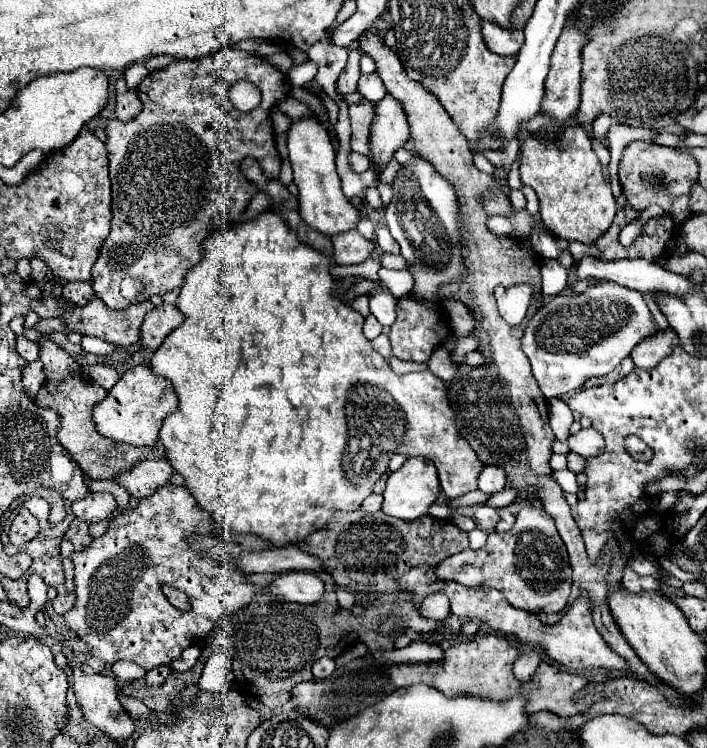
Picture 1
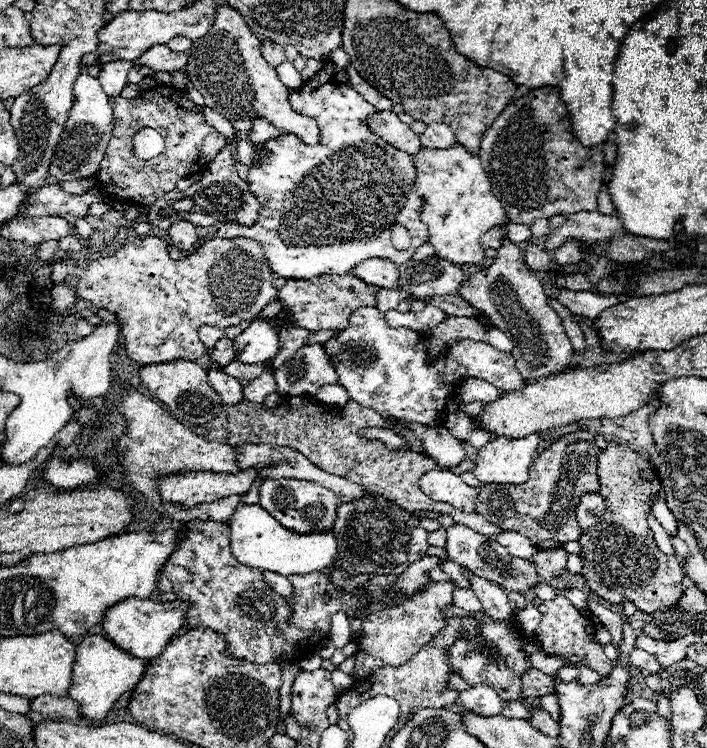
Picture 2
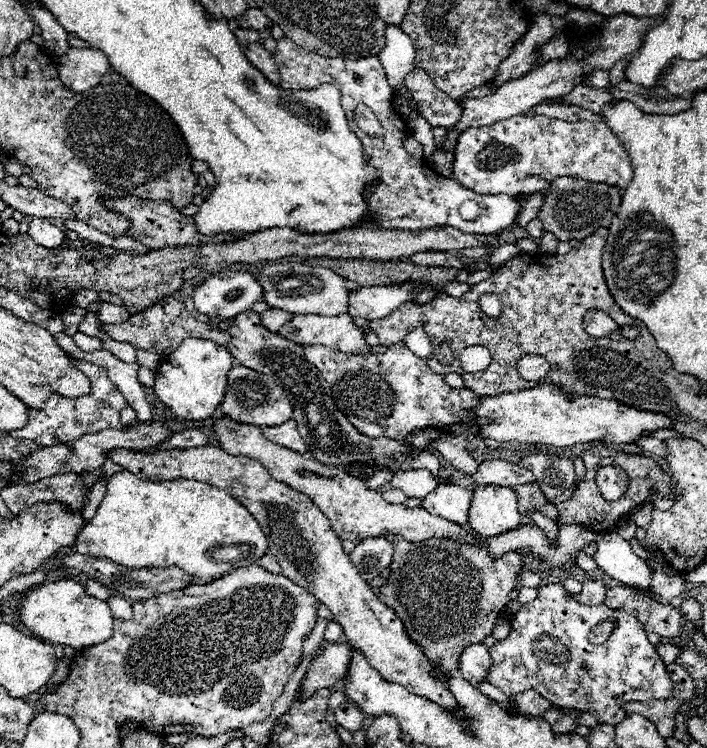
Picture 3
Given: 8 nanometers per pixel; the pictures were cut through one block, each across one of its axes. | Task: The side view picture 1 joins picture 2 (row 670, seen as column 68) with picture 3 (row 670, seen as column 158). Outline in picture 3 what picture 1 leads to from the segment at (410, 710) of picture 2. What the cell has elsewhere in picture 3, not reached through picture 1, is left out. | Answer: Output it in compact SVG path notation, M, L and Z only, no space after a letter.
M384 534L394 546L394 558L390 564L390 576L380 588L378 598L394 610L402 620L408 636L420 644L426 658L448 672L458 672L458 658L466 644L478 644L496 624L500 610L510 602L508 592L516 588L516 578L520 572L522 556L518 552L508 552L502 558L492 558L488 550L476 544L458 544L448 538L430 538L424 542L408 542L398 534Z

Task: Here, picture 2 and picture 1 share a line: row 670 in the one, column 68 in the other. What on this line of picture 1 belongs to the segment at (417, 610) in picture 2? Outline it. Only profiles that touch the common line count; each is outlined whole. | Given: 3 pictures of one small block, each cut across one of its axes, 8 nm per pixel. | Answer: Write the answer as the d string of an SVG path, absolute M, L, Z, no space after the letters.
M42 336L42 338L38 338L38 346L40 346L40 360L44 364L44 374L46 374L48 386L54 388L60 380L80 374L80 366L76 364L76 360L66 350L62 350L56 342Z

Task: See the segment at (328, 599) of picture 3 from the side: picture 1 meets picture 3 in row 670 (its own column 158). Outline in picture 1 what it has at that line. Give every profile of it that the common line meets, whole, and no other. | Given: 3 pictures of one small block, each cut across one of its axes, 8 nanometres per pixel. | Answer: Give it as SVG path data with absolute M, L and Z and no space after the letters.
M136 366L116 382L100 404L94 406L92 422L102 436L116 442L130 446L154 446L158 442L158 430L164 418L172 414L176 406L178 398L172 384L160 376L154 376L148 366Z

